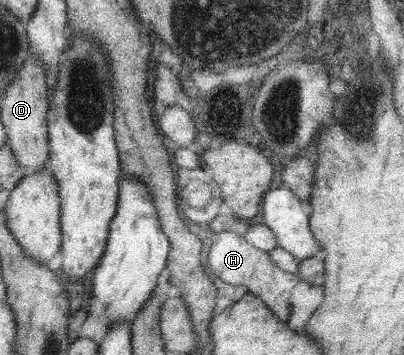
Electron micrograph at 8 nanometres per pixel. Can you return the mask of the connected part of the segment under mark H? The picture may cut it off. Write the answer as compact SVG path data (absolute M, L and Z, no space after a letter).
M224 230L217 234L217 236L214 236L214 240L203 264L221 282L231 287L243 286L247 293L252 294L255 298L263 302L273 313L273 316L277 317L279 322L286 322L288 320L290 292L293 286L298 283L298 277L279 270L269 260L267 253L251 247L241 234Z

